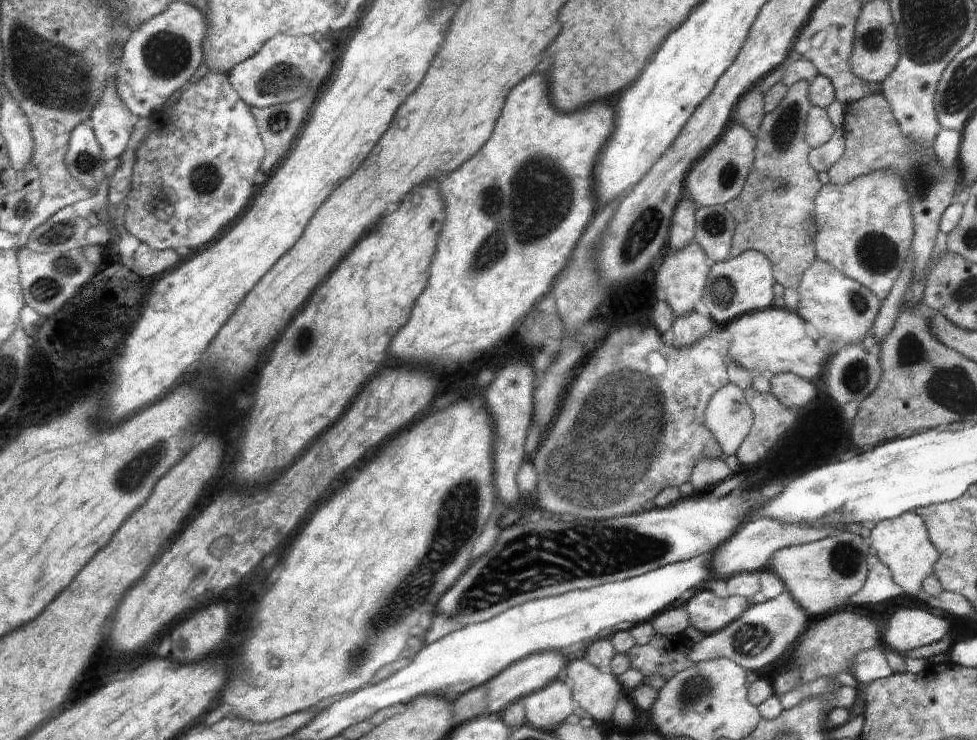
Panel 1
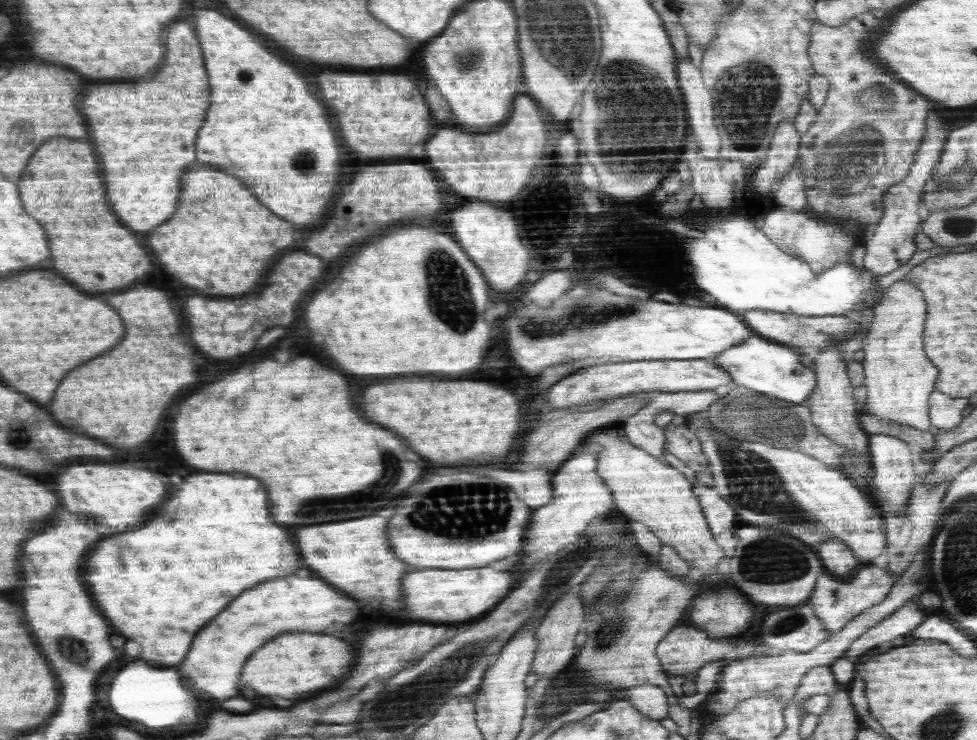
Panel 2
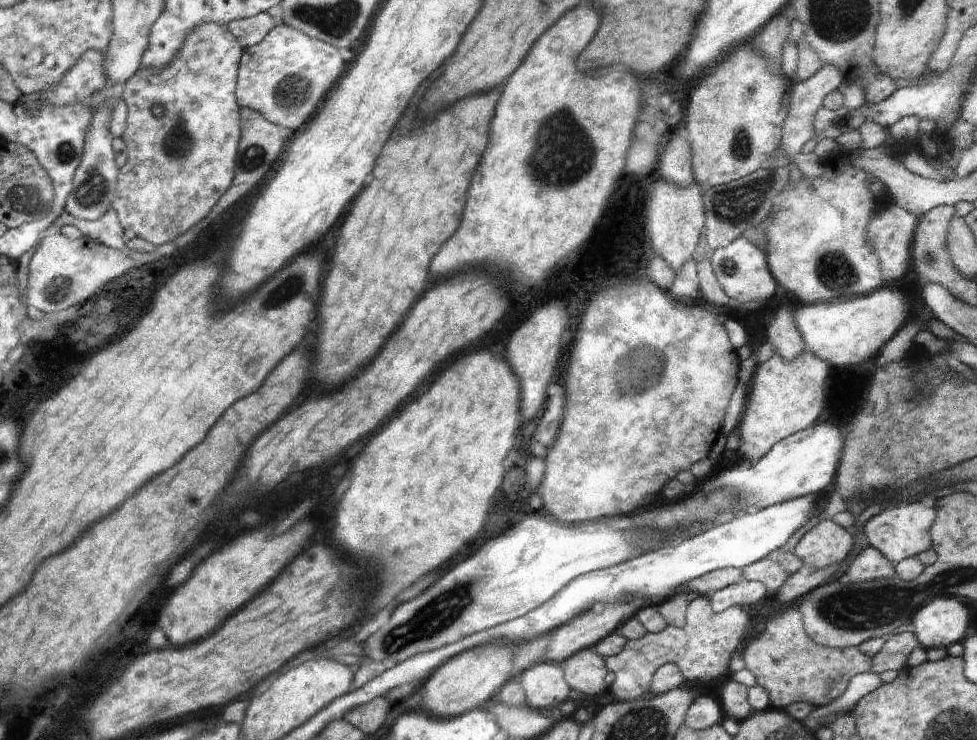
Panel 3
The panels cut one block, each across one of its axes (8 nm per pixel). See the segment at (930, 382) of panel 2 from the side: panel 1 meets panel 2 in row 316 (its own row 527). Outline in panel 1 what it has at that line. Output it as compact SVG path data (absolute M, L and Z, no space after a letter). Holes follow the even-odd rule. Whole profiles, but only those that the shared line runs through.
M915 511L892 520L878 521L871 525L869 540L876 556L892 571L894 582L903 588L906 595L918 597L924 578L932 572L932 566L940 556L929 538L928 528L921 515Z

